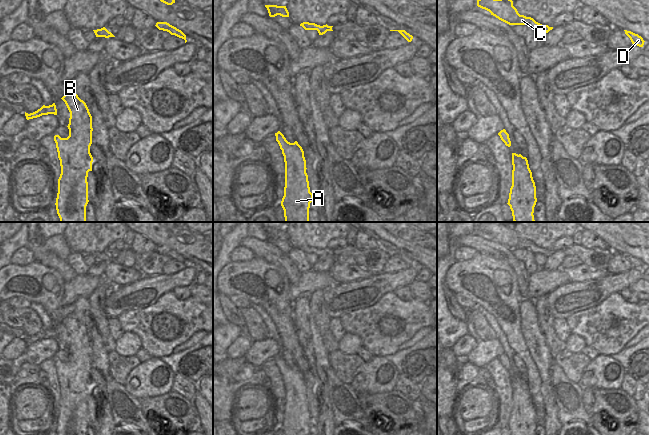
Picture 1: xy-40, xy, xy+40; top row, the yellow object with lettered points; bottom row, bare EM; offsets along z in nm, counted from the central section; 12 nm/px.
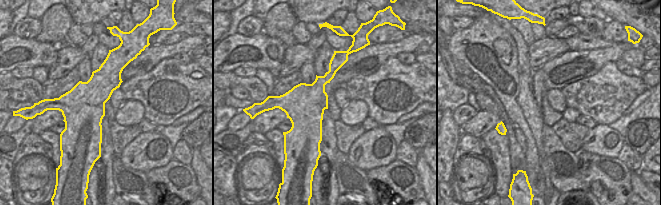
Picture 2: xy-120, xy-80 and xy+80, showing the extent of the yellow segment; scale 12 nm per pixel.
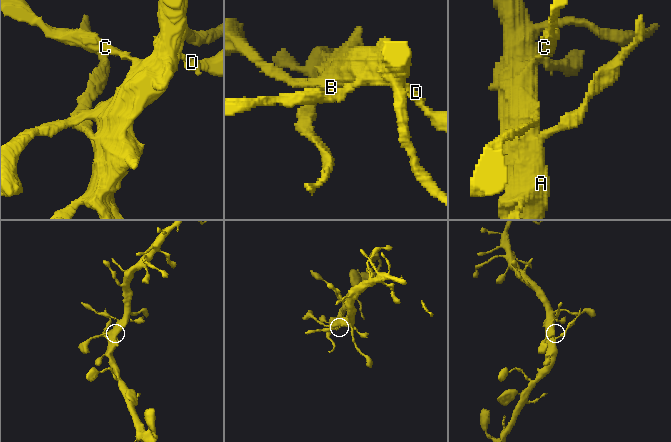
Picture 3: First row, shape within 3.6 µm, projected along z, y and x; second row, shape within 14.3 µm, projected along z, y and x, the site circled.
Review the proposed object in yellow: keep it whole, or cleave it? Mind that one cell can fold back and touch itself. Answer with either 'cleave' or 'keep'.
keep

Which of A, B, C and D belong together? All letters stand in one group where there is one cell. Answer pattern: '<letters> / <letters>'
A B C D

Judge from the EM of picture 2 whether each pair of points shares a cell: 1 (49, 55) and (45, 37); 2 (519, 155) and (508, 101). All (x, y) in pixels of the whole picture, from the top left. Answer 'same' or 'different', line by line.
1: different
2: different

